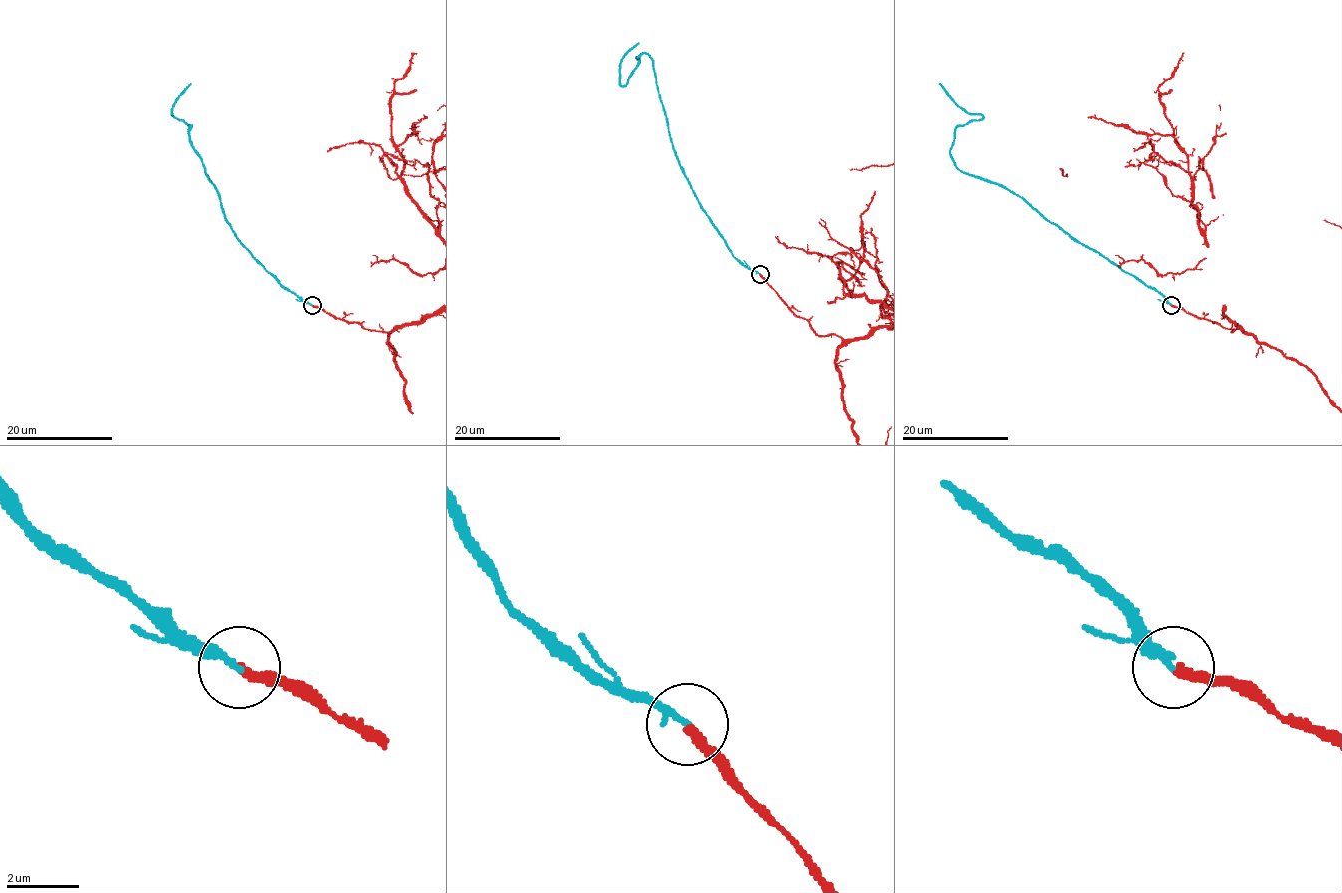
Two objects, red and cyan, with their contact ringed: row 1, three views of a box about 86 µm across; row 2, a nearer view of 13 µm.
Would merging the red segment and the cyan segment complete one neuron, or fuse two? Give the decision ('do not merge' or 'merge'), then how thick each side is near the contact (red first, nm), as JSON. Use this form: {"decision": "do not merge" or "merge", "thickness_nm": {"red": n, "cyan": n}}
{"decision": "merge", "thickness_nm": {"red": 240, "cyan": 180}}

